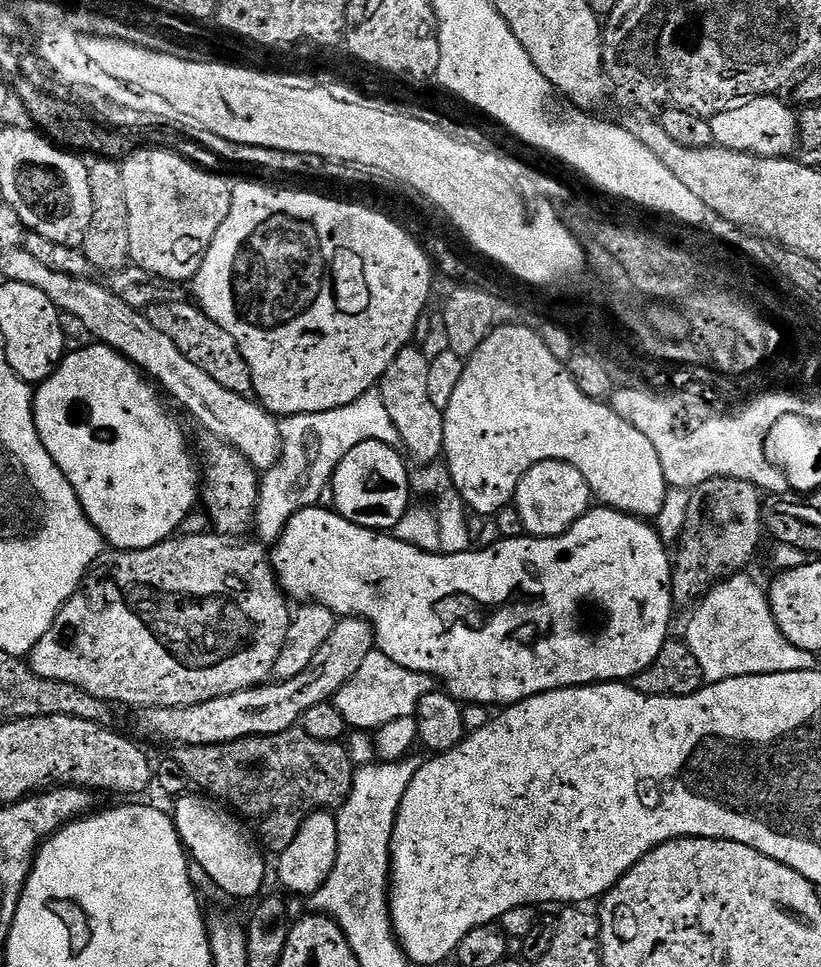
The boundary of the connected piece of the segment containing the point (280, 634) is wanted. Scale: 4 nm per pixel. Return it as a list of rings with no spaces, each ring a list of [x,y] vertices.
[[[184,536],[164,540],[149,548],[138,550],[108,550],[101,554],[88,570],[84,583],[79,590],[64,603],[60,613],[54,618],[50,630],[42,634],[30,653],[32,668],[42,678],[54,682],[70,682],[86,694],[94,694],[94,698],[106,700],[113,706],[129,704],[132,710],[142,708],[169,708],[170,706],[194,706],[198,702],[210,702],[214,698],[222,698],[226,694],[241,692],[247,688],[259,688],[275,673],[276,663],[282,654],[284,643],[288,640],[288,631],[294,619],[289,597],[284,595],[280,581],[276,579],[276,570],[272,567],[269,549],[263,543],[251,544],[248,538],[239,536]]]

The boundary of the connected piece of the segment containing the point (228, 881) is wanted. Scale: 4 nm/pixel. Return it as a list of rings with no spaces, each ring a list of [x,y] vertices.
[[[185,794],[175,801],[174,823],[195,867],[197,864],[228,896],[237,896],[240,900],[259,897],[265,891],[264,875],[270,872],[270,868],[264,865],[265,853],[257,837],[250,831],[249,825],[223,803],[204,794],[192,795]]]

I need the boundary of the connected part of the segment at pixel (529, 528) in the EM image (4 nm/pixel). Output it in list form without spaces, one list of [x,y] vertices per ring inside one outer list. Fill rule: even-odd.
[[[561,460],[538,462],[518,482],[514,506],[522,514],[522,526],[530,536],[560,536],[593,507],[594,497],[586,478],[572,464]]]

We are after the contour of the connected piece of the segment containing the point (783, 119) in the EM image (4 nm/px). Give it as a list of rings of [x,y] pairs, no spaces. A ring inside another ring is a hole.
[[[779,95],[753,96],[711,117],[712,138],[719,147],[762,158],[788,158],[796,148],[798,116],[780,101]]]

